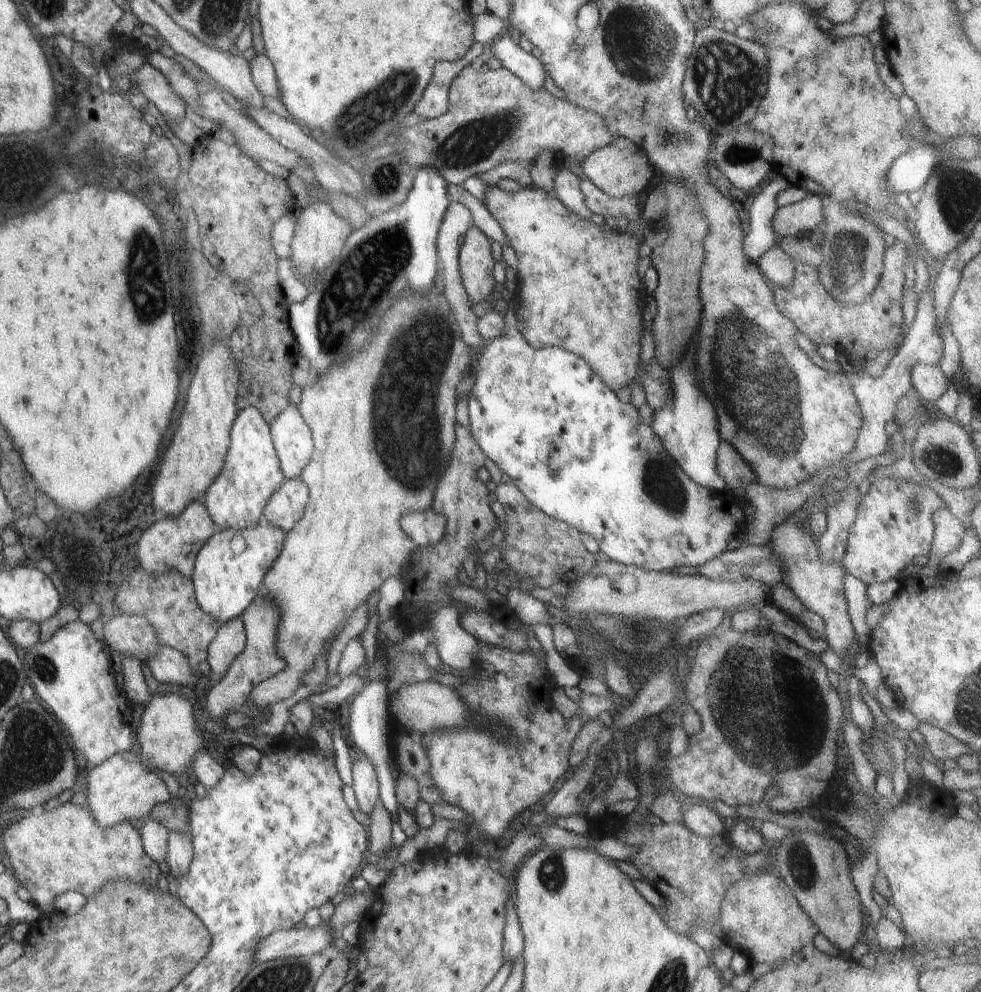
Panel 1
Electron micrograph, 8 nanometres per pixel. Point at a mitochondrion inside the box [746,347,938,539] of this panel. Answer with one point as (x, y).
(912, 500)

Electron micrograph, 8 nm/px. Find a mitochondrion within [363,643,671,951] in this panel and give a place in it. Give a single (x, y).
(551, 869)

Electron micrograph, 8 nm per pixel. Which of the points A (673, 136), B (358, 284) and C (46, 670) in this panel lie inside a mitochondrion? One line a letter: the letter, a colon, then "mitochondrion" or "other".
A: mitochondrion
B: mitochondrion
C: mitochondrion

